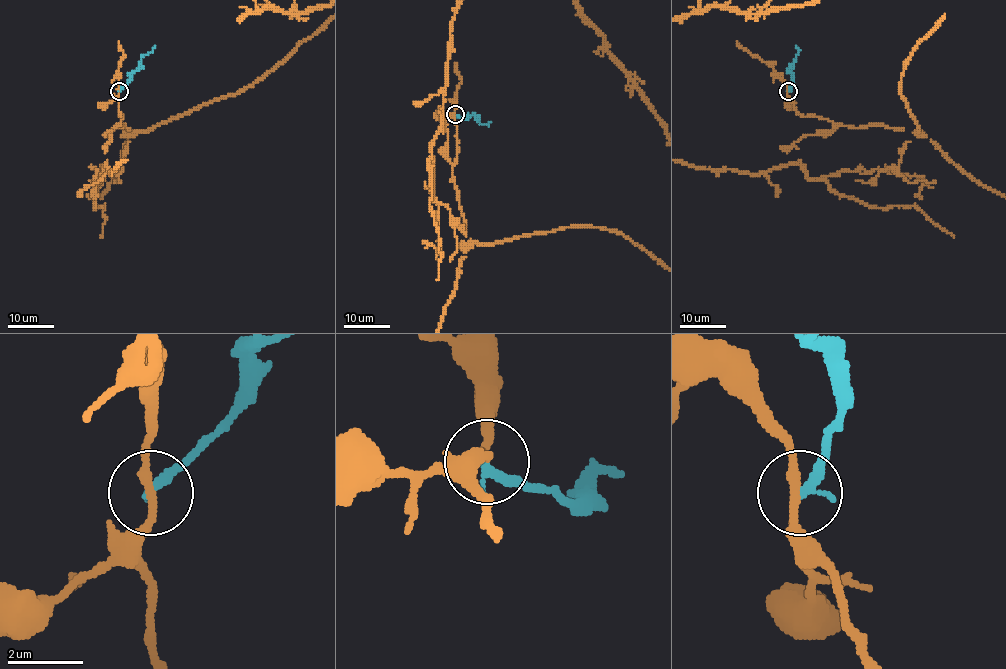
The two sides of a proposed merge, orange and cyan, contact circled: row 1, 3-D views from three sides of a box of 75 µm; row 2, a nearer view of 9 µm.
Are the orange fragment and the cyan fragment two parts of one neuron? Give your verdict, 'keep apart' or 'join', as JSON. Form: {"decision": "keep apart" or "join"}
{"decision": "keep apart"}

